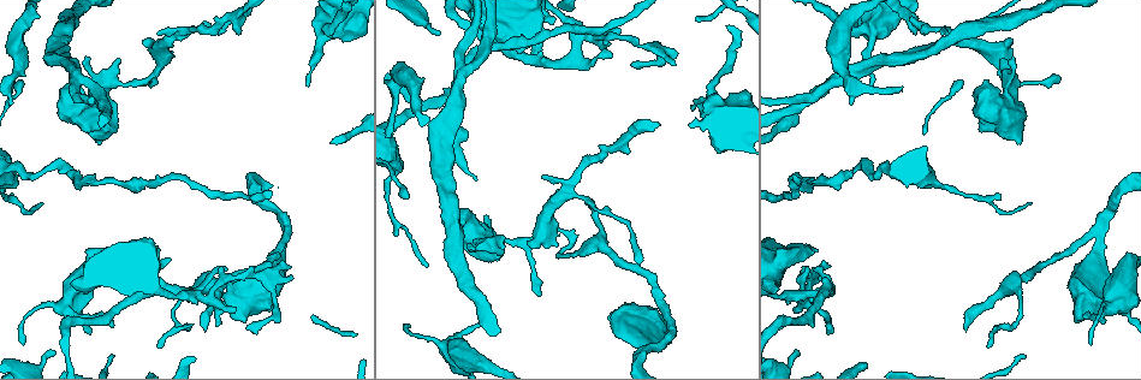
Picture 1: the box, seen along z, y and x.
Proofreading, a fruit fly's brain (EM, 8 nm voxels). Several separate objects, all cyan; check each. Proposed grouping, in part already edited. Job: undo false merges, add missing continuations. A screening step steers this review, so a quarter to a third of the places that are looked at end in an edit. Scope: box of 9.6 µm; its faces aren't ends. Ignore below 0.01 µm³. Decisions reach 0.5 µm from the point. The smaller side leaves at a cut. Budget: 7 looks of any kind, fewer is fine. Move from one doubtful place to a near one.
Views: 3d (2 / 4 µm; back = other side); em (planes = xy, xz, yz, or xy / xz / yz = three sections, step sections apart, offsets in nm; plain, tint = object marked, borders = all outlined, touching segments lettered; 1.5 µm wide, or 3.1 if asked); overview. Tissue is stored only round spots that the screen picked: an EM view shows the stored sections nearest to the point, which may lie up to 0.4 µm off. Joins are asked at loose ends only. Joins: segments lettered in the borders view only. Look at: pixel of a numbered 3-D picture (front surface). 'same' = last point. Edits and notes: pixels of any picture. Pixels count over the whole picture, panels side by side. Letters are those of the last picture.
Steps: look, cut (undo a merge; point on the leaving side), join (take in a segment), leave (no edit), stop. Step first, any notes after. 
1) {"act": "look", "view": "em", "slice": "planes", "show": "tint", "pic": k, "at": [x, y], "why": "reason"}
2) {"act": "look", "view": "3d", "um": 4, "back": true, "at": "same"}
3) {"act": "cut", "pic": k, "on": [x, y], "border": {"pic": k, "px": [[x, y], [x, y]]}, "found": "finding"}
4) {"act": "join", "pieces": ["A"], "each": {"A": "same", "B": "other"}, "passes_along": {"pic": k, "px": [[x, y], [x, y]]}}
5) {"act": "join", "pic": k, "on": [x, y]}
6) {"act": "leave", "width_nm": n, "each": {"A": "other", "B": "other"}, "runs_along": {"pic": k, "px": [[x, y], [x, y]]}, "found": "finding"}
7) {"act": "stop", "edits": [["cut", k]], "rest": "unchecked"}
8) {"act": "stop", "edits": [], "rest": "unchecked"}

{"act": "look", "view": "em", "slice": "planes", "show": "borders", "pic": 1, "at": [632, 64], "why": "tapers out"}

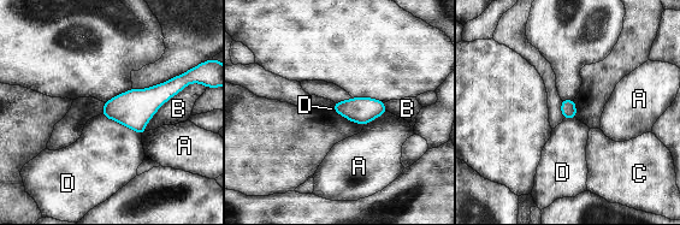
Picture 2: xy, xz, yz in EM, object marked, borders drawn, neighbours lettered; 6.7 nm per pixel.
{"act": "leave", "width_nm": 110, "each": {"A": "other", "B": "other", "C": "other", "D": "other"}, "border": {"pic": 2, "px": [[101, 113], [135, 130], [141, 136]]}, "found": "none of them fits"}

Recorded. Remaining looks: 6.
{"act": "look", "view": "em", "slice": "planes", "show": "borders", "pic": 1, "at": [193, 297], "why": "four-way junction"}

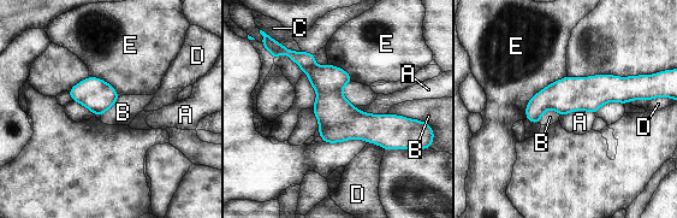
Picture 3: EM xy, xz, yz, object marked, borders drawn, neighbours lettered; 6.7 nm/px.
{"act": "leave", "each": {"A": "other", "B": "other", "C": "other", "D": "other", "E": "other"}, "runs_along": {"pic": 3, "px": [[294, 56], [358, 124], [409, 123]]}, "found": "continuous, no second cell"}

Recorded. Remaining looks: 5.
{"act": "look", "view": "3d", "um": 4, "pic": 1, "at": [397, 89], "why": "calibre changes"}

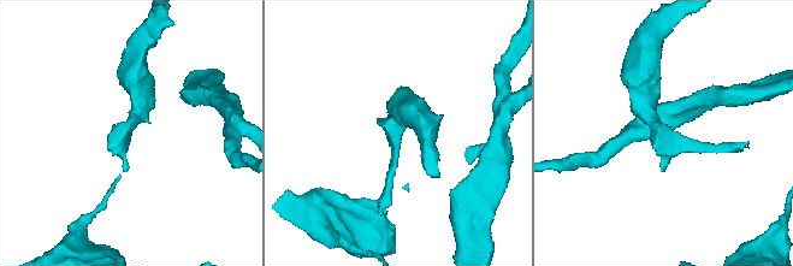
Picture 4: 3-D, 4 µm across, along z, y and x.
{"act": "look", "view": "em", "slice": "xz", "step": 8, "show": "plain", "pic": 4, "at": [663, 130]}

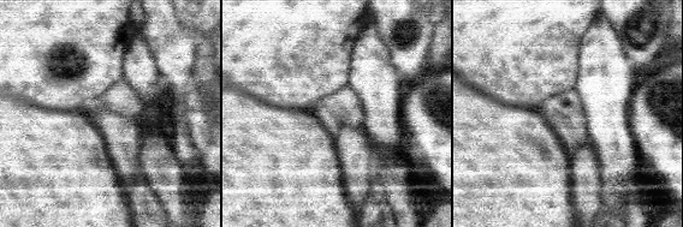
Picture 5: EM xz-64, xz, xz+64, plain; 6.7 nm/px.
{"act": "look", "view": "em", "slice": "xz", "step": 8, "show": "borders", "at": "same"}

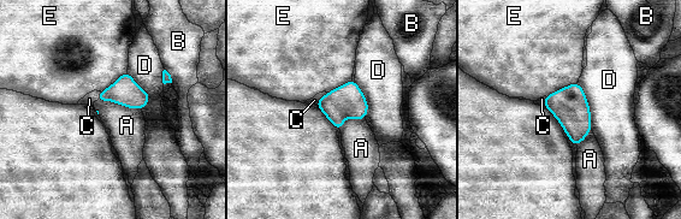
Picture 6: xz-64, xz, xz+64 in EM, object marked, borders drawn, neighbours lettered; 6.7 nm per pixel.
{"act": "leave", "width_nm": 110, "each": {"A": "other", "B": "other", "C": "other", "D": "other", "E": "other"}, "border": {"pic": 6, "px": [[96, 100], [111, 100], [141, 110]]}, "found": "one cell here"}

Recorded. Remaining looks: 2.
{"act": "stop", "edits": [], "rest": "unchecked"}

